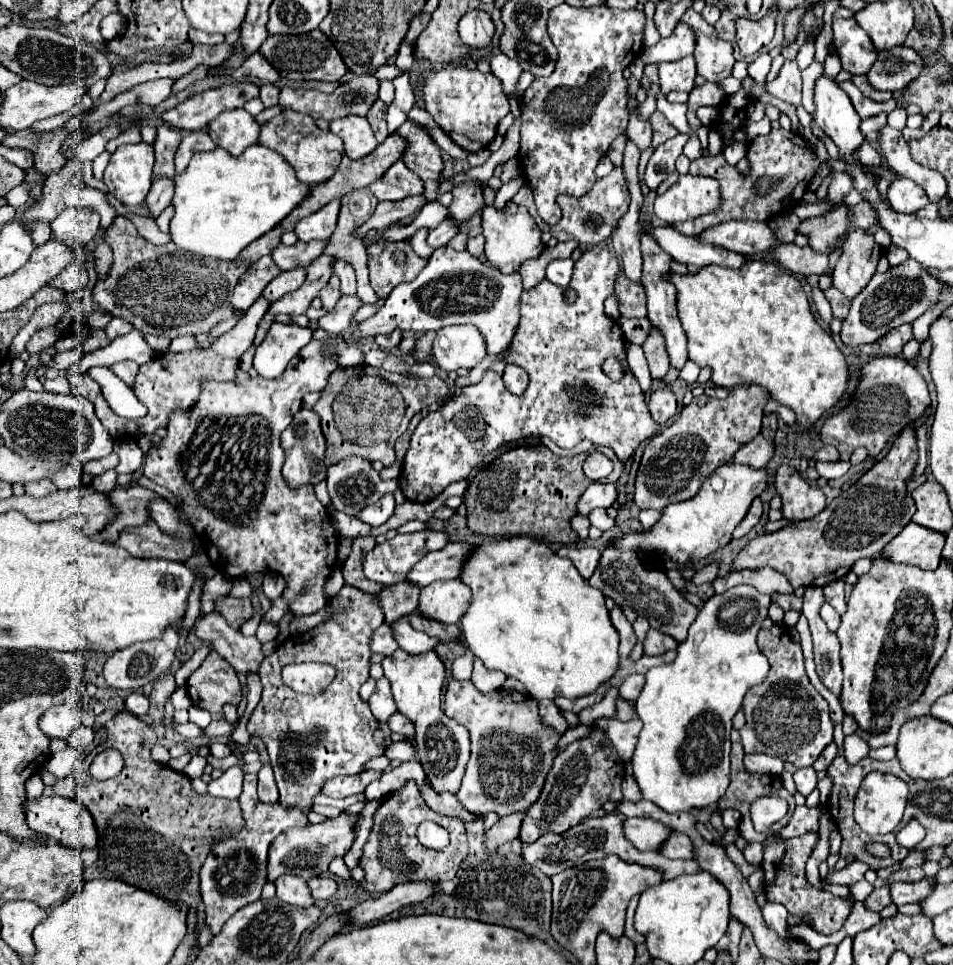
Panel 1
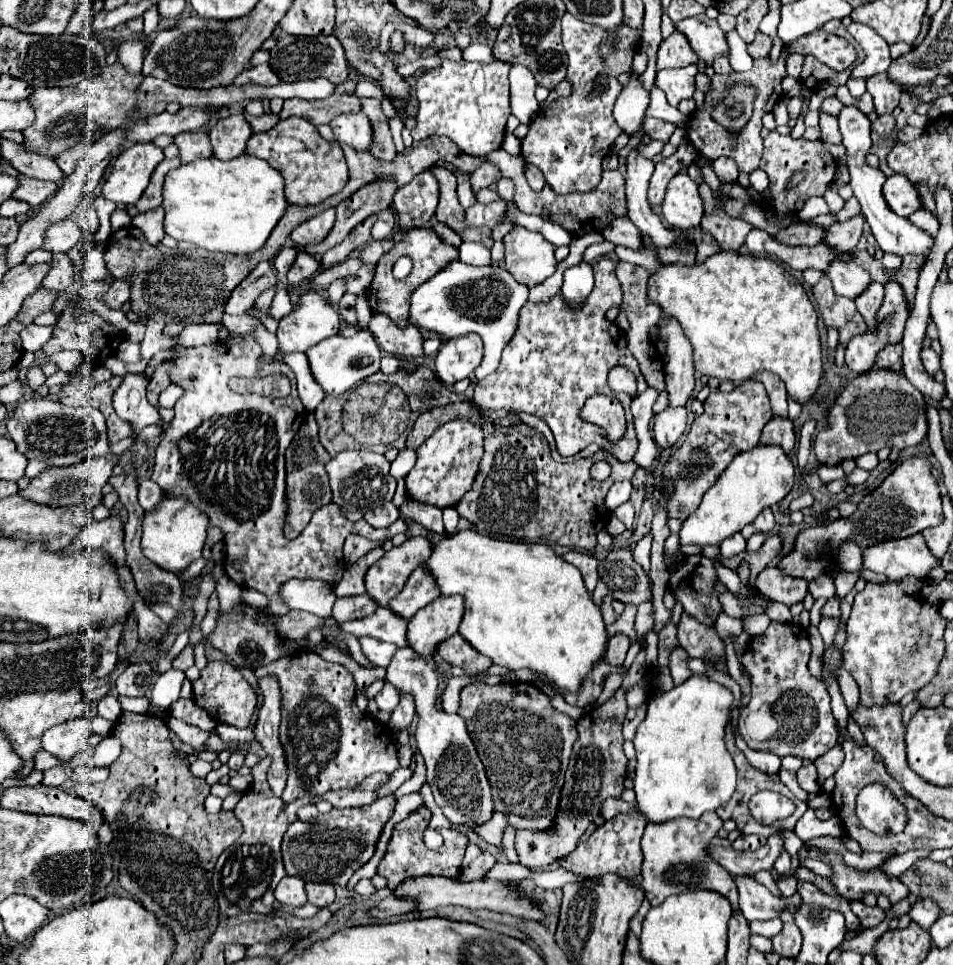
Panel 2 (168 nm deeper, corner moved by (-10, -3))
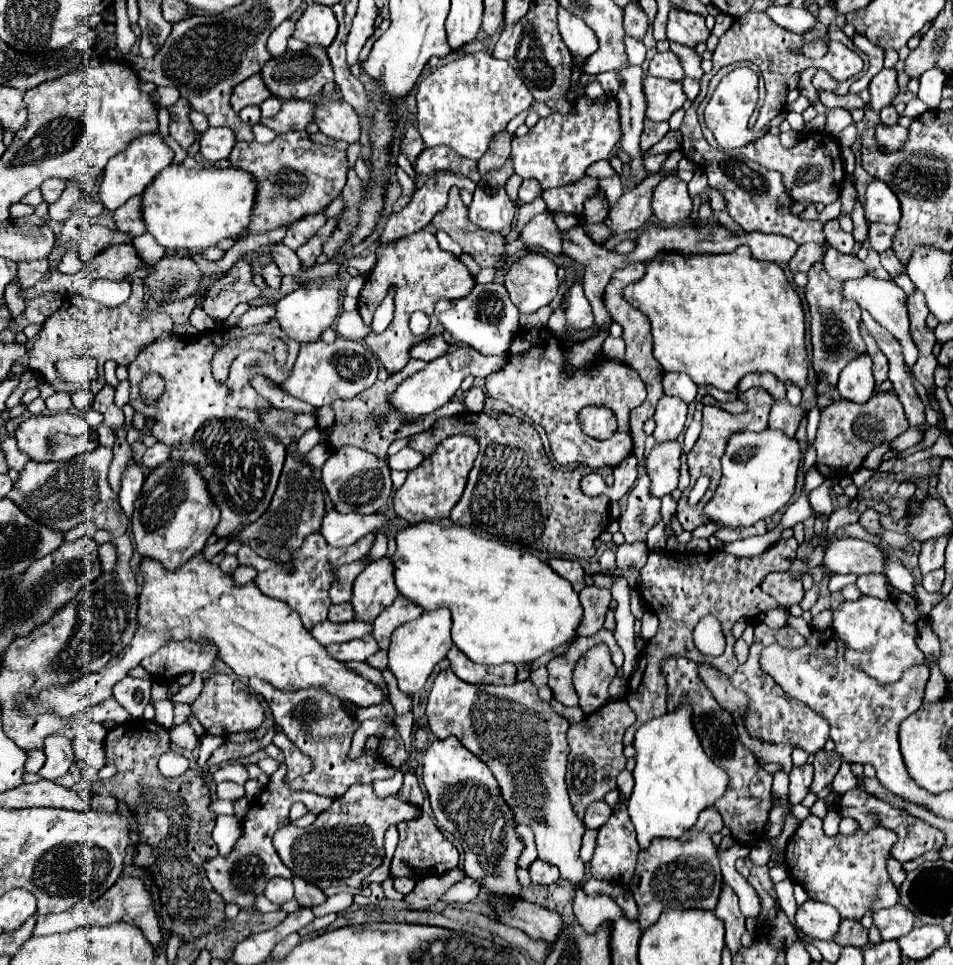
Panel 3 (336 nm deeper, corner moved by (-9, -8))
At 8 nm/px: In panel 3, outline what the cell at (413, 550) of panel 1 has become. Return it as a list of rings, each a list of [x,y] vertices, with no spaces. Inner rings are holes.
[[[389,557],[369,563],[353,583],[351,605],[355,611],[355,621],[373,623],[373,619],[389,607],[397,597],[393,583],[393,567]]]

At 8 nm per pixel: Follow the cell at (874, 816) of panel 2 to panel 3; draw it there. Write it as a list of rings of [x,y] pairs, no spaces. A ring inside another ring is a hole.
[[[809,815],[789,839],[783,857],[789,877],[803,885],[809,899],[835,907],[841,919],[859,921],[867,911],[893,907],[899,899],[897,887],[887,873],[887,859],[895,841],[897,835],[885,827],[871,831],[857,829],[853,835],[837,833],[835,837],[827,837],[823,833],[823,821]]]

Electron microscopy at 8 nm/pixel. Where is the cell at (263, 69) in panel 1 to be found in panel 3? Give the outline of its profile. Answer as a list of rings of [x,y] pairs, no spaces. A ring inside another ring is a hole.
[[[253,75],[239,83],[231,93],[231,107],[233,111],[241,111],[247,105],[259,105],[269,97],[269,91],[265,91],[265,85],[261,83],[261,75]]]

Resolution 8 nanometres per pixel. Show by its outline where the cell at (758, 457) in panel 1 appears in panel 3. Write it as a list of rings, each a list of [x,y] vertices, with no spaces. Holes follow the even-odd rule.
[[[779,399],[779,401],[775,401],[775,405],[771,409],[769,429],[779,429],[779,431],[785,431],[789,437],[793,437],[803,415],[805,415],[805,411],[799,405],[795,407],[787,399]]]

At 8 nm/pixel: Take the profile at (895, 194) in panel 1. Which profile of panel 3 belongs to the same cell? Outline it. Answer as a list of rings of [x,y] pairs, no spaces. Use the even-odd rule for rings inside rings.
[[[873,179],[867,185],[863,209],[869,223],[897,223],[901,219],[901,207],[897,203],[897,197],[879,179]]]

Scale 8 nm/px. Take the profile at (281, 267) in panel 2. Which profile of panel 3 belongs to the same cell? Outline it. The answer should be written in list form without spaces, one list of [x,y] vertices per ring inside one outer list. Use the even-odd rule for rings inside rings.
[[[275,263],[265,265],[263,271],[261,271],[261,277],[263,277],[263,281],[265,281],[267,287],[279,289],[279,285],[281,285],[281,271],[277,271],[277,265]]]

